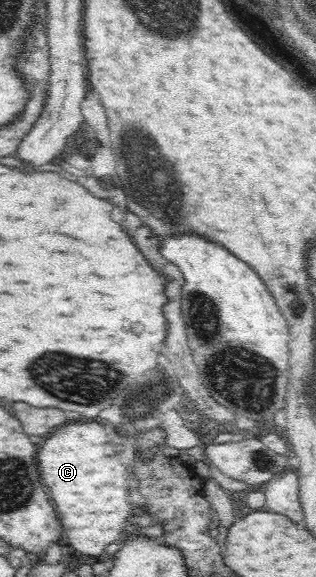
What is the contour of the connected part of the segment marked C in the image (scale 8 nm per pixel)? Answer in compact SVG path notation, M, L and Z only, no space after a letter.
M69 423L57 429L49 439L45 439L37 451L39 479L45 485L51 505L57 511L63 537L67 539L65 543L71 545L77 553L93 557L105 553L105 545L121 537L123 529L129 525L127 521L133 511L127 499L127 467L117 459L105 437L105 429L99 423Z

